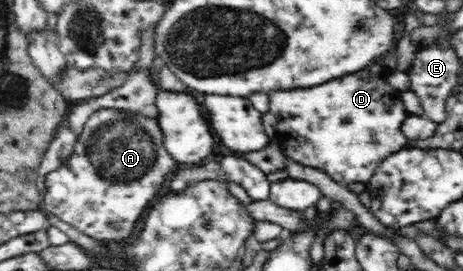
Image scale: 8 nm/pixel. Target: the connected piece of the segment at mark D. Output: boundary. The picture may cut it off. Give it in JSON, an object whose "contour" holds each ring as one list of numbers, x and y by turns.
{"contour":[[369,64,368,68,353,71,352,74,335,78,309,89,294,89,269,93,270,112,277,116,276,132,284,135,281,147,286,156,292,160,322,169,332,177,334,182,347,186,352,182,367,183,380,162,390,154,404,148,408,139,404,137,401,126,409,112,401,99,402,92,396,92,384,78,390,74,378,64]]}

